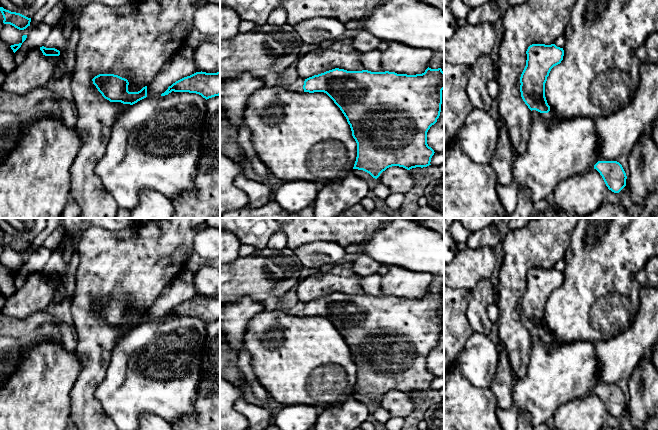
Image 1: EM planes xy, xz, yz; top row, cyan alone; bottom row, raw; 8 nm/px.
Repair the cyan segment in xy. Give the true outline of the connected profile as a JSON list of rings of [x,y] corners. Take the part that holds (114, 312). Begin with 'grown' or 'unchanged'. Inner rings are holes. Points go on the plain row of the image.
unchanged; [[[99,298],[92,305],[102,320],[110,326],[133,329],[147,321],[147,310],[138,316],[129,316],[128,304],[118,299]]]

